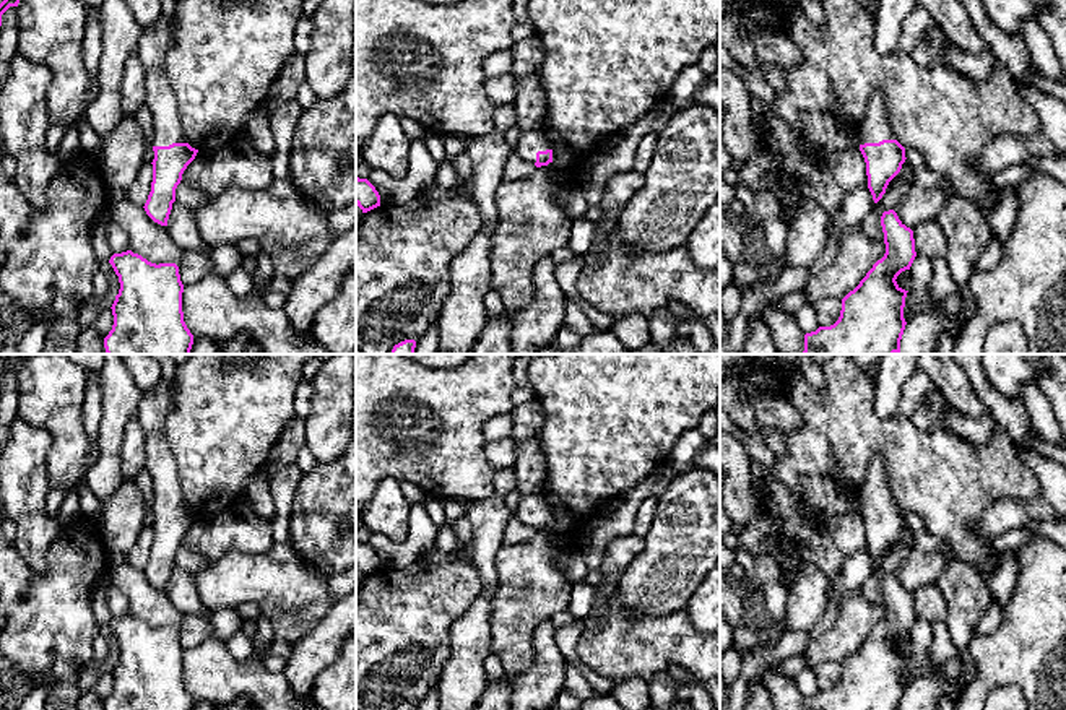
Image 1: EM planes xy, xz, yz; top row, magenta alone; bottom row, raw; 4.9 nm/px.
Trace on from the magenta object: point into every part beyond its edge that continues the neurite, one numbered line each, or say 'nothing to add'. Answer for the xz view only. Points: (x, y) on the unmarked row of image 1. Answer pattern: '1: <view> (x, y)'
1: xz (532, 506)

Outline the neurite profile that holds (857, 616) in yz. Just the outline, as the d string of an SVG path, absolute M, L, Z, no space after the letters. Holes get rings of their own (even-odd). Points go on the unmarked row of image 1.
M861 590L845 593L834 624L803 650L809 668L822 663L842 665L884 617L886 608L868 601Z

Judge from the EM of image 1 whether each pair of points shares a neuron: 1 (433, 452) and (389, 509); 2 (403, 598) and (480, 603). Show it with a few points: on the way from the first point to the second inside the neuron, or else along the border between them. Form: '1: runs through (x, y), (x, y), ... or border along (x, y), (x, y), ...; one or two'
1: border along (398, 478), (384, 478), (372, 496); two
2: border along (481, 590), (454, 621), (450, 636); two

